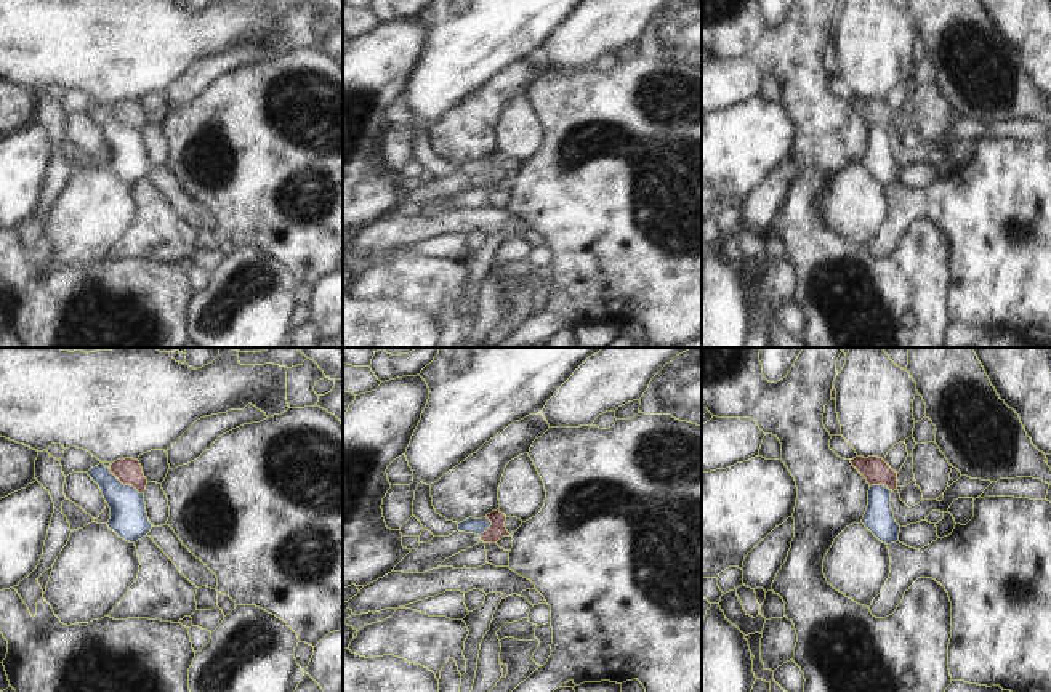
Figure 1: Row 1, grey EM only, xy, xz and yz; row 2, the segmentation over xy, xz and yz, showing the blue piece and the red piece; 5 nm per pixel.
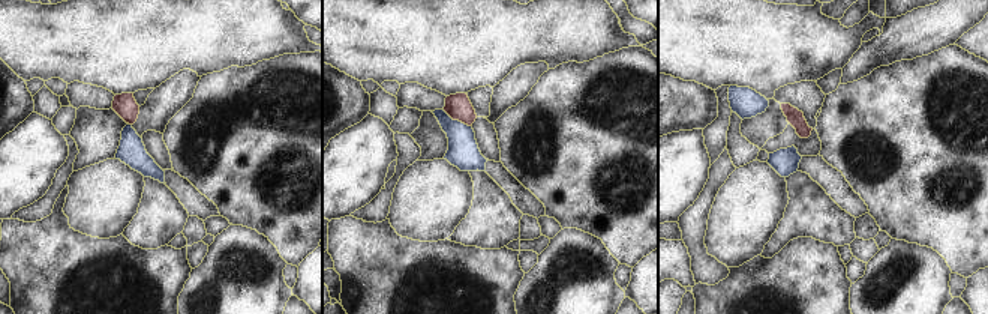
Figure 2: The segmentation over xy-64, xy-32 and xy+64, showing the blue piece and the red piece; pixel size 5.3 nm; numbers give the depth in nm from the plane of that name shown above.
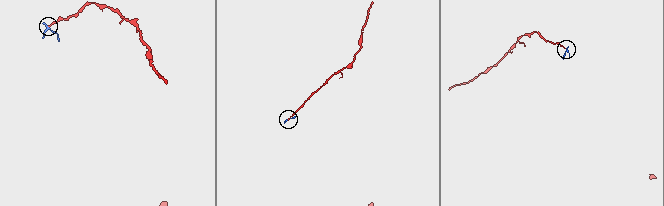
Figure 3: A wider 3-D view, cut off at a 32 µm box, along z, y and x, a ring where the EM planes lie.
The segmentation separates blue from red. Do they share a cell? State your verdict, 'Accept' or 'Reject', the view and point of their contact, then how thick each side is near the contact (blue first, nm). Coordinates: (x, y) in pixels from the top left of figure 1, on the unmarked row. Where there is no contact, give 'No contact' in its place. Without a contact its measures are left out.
Reject. Touches blue at xy (127, 127). Thickness 190 nm (blue) against 140 nm

